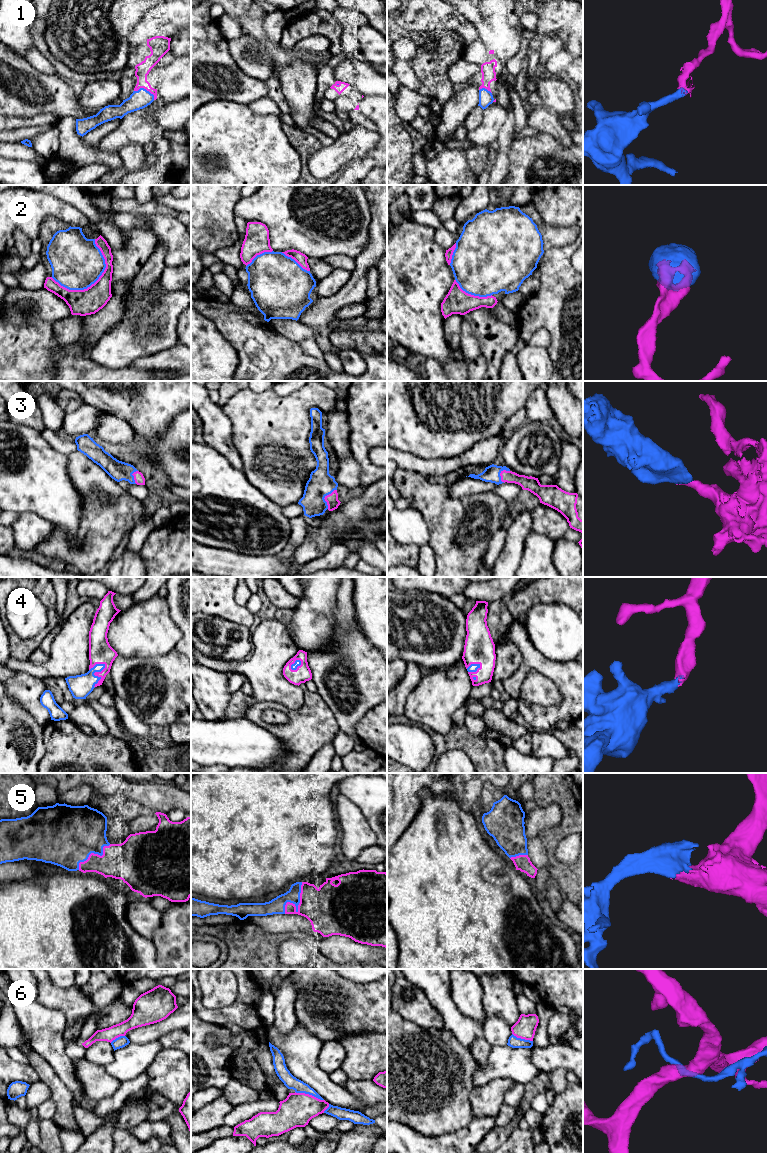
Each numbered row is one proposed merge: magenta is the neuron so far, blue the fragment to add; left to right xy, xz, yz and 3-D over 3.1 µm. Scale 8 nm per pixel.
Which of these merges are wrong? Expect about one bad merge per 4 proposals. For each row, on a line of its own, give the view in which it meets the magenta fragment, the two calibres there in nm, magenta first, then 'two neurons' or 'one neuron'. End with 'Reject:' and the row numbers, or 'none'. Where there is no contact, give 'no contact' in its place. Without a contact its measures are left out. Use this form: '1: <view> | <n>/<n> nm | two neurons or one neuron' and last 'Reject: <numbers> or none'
1: xy | 110/150 nm | one neuron
2: xy | 200/420 nm | one neuron
3: xz | 100/200 nm | one neuron
4: xy | 190/190 nm | one neuron
5: xz | 360/130 nm | one neuron
6: xz | 260/110 nm | two neurons
Reject: 6

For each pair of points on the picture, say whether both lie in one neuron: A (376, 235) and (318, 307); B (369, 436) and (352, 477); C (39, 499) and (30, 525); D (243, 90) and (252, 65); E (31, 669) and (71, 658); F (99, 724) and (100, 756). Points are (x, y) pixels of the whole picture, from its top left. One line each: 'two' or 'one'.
A: one
B: two
C: two
D: two
E: one
F: two

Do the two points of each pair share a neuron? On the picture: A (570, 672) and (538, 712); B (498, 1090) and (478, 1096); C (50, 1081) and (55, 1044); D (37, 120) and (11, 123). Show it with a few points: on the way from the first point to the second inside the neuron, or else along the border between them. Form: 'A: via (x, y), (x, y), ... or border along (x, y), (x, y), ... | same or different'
A: via (570, 686), (570, 698), (557, 711), (552, 711) | same
B: via (493, 1093), (490, 1096), (483, 1096) | same
C: border along (35, 1052), (50, 1065), (66, 1087) | different
D: via (31, 122), (17, 122) | same

